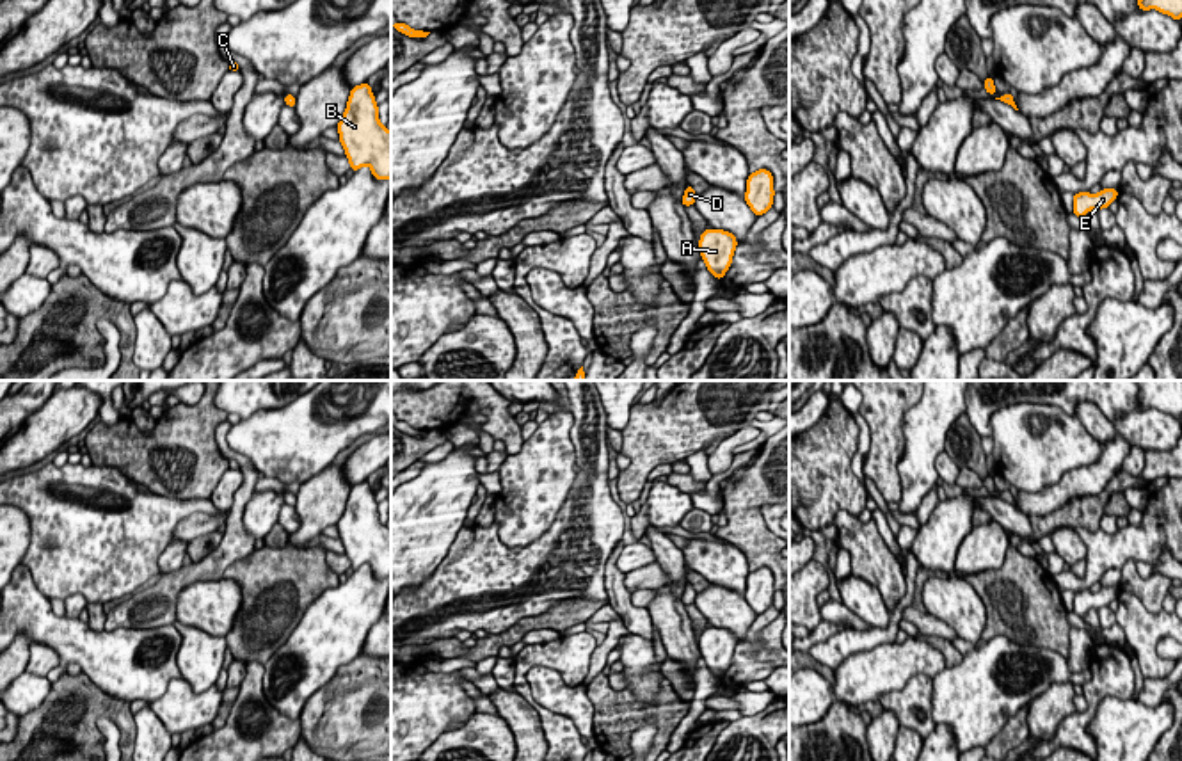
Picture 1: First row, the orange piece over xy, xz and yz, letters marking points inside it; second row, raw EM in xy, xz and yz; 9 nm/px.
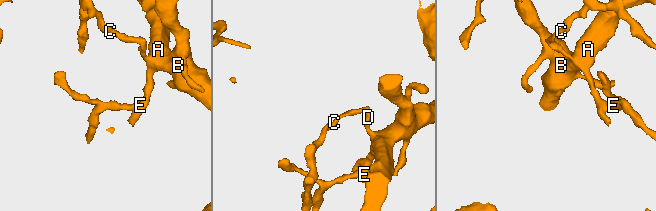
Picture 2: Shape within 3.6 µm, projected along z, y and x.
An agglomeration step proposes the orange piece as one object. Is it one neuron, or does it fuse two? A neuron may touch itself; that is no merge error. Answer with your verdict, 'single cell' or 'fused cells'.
single cell

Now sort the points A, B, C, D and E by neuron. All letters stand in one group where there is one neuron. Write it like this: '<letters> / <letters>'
A B C D E

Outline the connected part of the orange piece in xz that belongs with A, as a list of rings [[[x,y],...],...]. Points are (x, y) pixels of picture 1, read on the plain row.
[[[704,628],[699,638],[700,656],[707,669],[720,679],[732,661],[738,638],[723,628]]]

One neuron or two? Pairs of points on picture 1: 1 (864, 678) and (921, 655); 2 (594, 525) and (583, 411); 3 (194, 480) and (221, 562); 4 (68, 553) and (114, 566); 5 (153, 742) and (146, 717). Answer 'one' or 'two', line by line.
1: one
2: one
3: two
4: one
5: one

